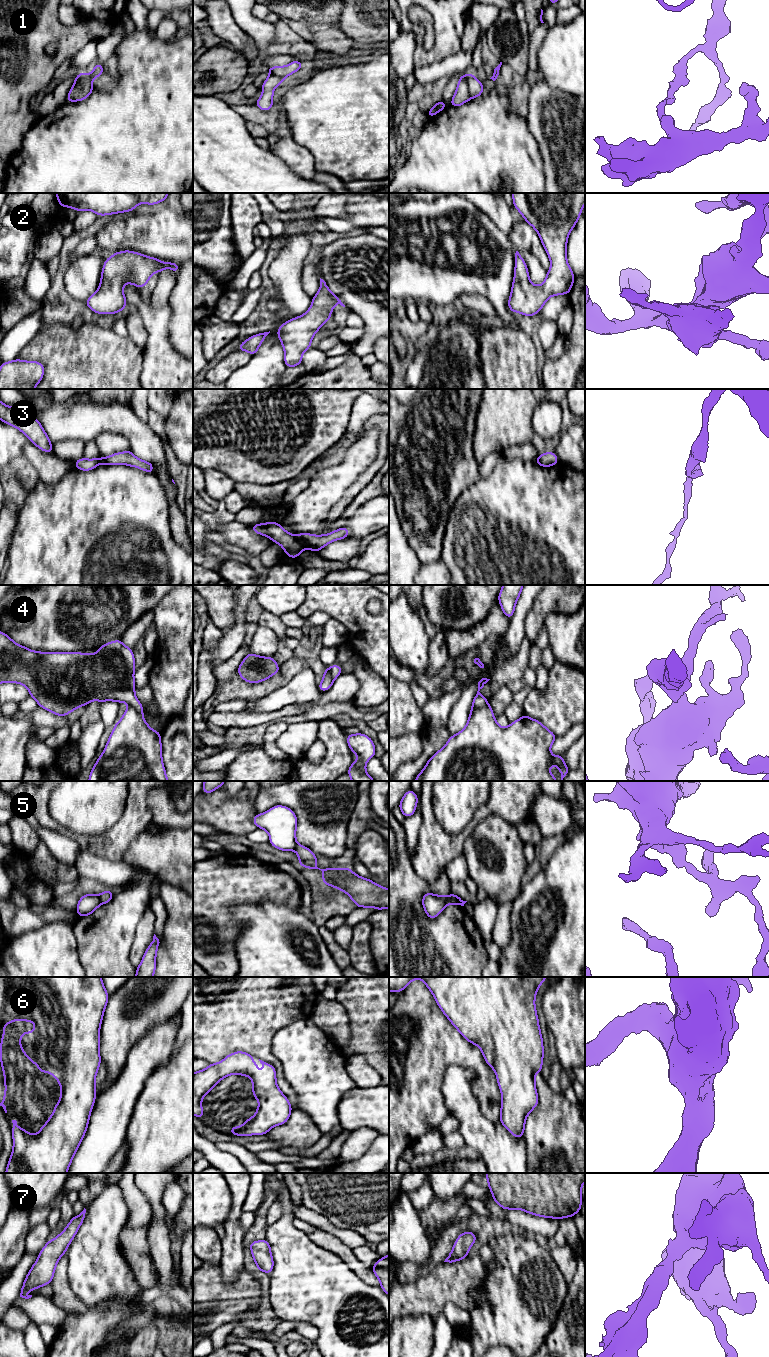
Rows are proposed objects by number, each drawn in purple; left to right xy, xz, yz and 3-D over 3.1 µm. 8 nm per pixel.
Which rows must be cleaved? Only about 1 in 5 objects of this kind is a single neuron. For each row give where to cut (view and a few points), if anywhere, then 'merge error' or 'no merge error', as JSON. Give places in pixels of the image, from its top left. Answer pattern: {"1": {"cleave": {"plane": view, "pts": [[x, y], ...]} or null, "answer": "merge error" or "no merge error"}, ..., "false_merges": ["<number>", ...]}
{"1": {"cleave": {"plane": "yz", "pts": [[469, 73], [467, 86], [471, 97]]}, "answer": "merge error"}, "2": {"cleave": null, "answer": "no merge error"}, "3": {"cleave": {"plane": "xz", "pts": [[294, 535], [305, 547]]}, "answer": "merge error"}, "4": {"cleave": {"plane": "yz", "pts": [[486, 703], [471, 711]]}, "answer": "merge error"}, "5": {"cleave": {"plane": "xy", "pts": [[98, 896], [101, 903]]}, "answer": "merge error"}, "6": {"cleave": null, "answer": "no merge error"}, "7": {"cleave": null, "answer": "no merge error"}, "false_merges": ["1", "3", "4", "5"]}

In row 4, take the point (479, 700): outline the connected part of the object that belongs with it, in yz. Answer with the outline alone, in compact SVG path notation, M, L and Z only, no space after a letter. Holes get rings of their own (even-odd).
M482 678L479 682L478 682L478 691L473 699L473 703L472 703L472 707L471 707L471 711L474 709L479 709L482 706L484 706L485 704L487 704L488 699L485 698L479 691L484 687L484 685L489 681L490 679L487 678Z

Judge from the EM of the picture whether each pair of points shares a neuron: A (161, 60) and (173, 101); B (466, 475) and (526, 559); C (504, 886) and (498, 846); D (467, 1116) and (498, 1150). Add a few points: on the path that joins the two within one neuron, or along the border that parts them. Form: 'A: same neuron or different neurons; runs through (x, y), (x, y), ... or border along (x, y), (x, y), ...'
A: same neuron; runs through (161, 70), (161, 83), (169, 91)
B: different neurons; border along (481, 478), (466, 490)
C: same neuron; runs through (500, 876), (498, 856)
D: same neuron; runs through (473, 1125), (490, 1141)

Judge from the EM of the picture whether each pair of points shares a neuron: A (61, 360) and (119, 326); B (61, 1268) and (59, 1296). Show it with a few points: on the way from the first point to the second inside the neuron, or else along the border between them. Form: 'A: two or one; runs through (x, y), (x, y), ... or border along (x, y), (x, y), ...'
A: two; border along (111, 330), (127, 337)
B: one; runs through (60, 1275), (60, 1289)

